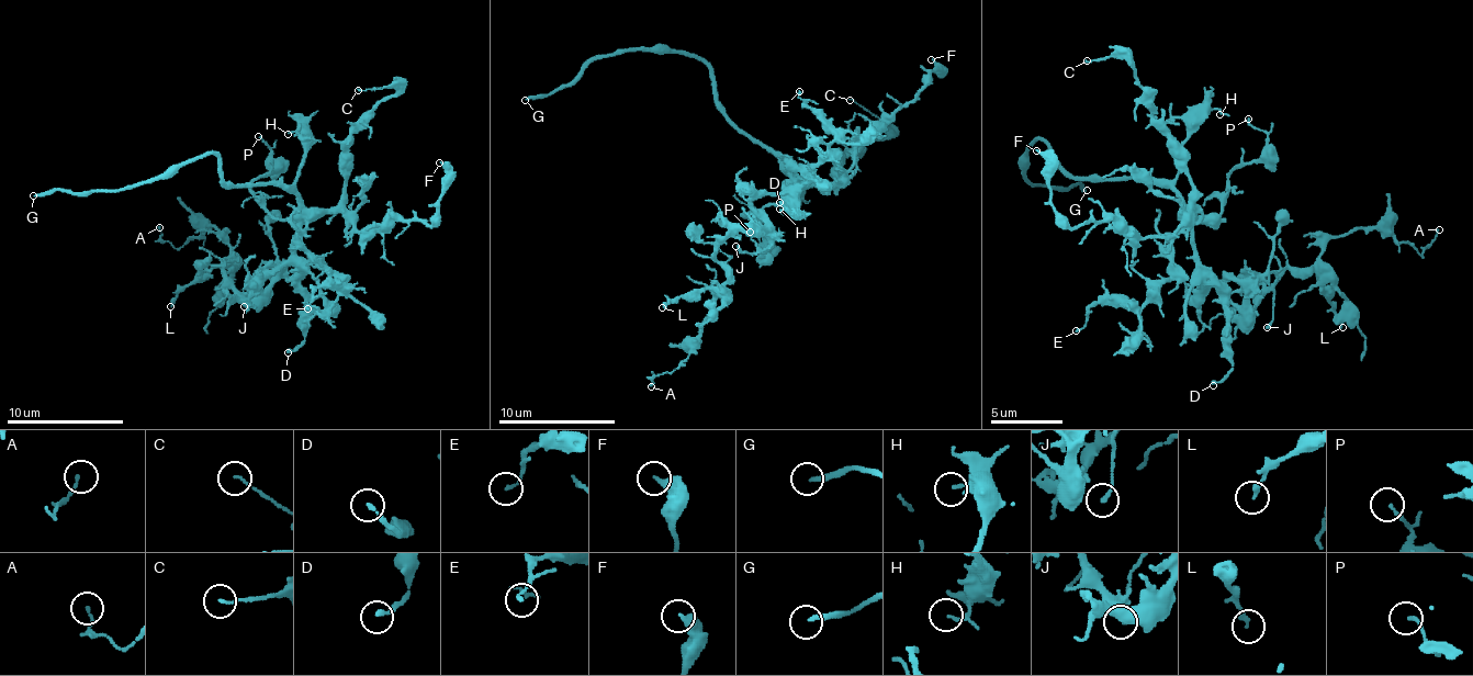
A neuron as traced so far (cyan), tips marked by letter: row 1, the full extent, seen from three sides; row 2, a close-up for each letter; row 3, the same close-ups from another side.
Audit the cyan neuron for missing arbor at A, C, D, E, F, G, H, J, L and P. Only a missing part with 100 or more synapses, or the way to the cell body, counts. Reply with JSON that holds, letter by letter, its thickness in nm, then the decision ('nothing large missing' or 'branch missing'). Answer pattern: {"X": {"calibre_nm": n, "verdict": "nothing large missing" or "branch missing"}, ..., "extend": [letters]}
{"A": {"calibre_nm": 130, "verdict": "nothing large missing"}, "C": {"calibre_nm": 90, "verdict": "nothing large missing"}, "D": {"calibre_nm": 180, "verdict": "nothing large missing"}, "E": {"calibre_nm": 130, "verdict": "nothing large missing"}, "F": {"calibre_nm": 320, "verdict": "nothing large missing"}, "G": {"calibre_nm": 200, "verdict": "branch missing"}, "H": {"calibre_nm": 120, "verdict": "nothing large missing"}, "J": {"calibre_nm": 120, "verdict": "nothing large missing"}, "L": {"calibre_nm": 240, "verdict": "nothing large missing"}, "P": {"calibre_nm": 140, "verdict": "nothing large missing"}, "extend": ["G"]}

